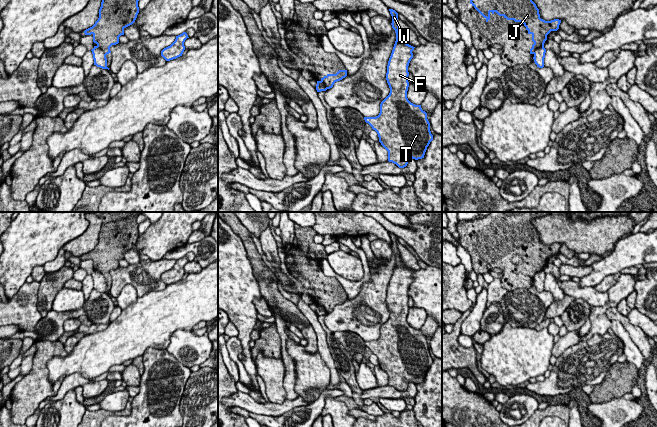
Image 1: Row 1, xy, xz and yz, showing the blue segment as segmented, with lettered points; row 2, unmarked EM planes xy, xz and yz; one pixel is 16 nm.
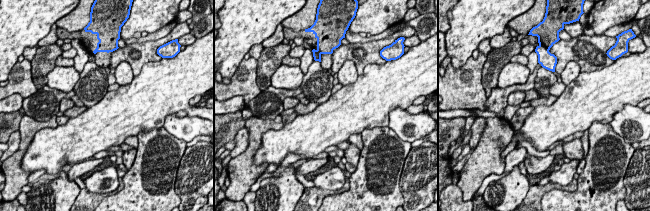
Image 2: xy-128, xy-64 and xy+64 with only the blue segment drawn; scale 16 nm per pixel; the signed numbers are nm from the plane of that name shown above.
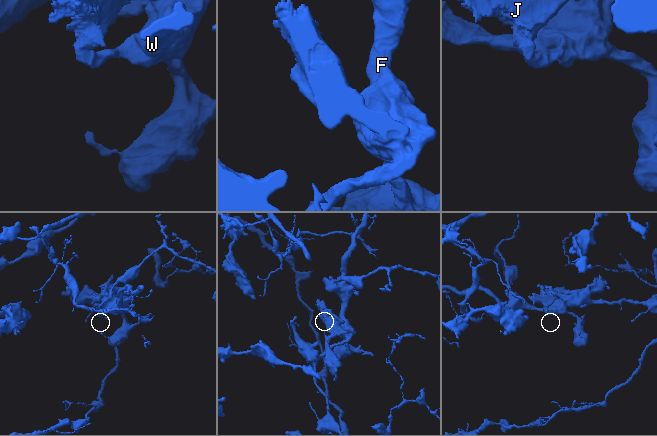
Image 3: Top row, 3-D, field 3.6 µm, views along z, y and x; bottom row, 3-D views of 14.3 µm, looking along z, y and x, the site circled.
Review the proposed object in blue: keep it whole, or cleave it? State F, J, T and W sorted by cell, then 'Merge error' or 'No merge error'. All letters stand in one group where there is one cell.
Groups: F T W / J. Merge error

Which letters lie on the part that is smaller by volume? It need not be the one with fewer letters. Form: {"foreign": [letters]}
{"foreign": ["J"]}

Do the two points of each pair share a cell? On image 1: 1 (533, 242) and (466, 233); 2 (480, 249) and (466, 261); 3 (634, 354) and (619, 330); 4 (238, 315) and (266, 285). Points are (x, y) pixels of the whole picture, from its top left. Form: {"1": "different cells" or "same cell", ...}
{"1": "same cell", "2": "different cells", "3": "same cell", "4": "different cells"}

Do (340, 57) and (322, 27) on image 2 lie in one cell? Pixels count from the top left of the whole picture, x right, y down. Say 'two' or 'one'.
two

